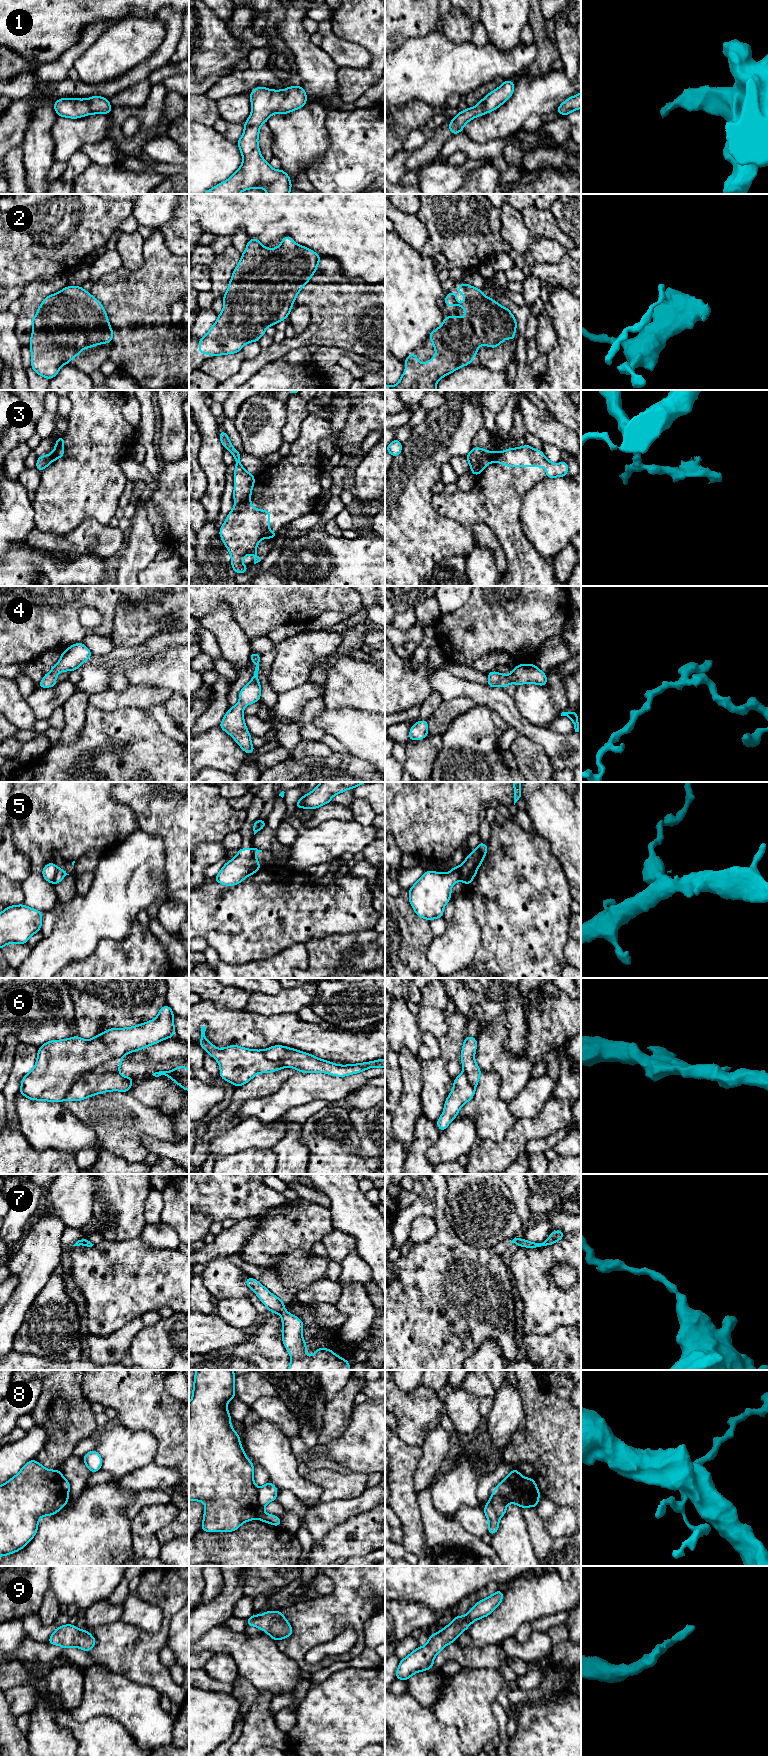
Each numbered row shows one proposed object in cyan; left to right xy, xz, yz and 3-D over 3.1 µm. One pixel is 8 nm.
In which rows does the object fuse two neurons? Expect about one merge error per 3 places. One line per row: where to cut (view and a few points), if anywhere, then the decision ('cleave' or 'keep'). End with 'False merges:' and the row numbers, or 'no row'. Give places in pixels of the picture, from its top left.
1: cut none; keep
2: cut none; keep
3: cut xz (250, 493), (244, 500), (236, 504); cleave
4: cut none; keep
5: cut xz (252, 848), (252, 856), (259, 867); cleave
6: cut xy (121, 1057), (109, 1059), (83, 1074), (73, 1084), (63, 1099); cleave
7: cut none; keep
8: cut yz (503, 1481), (508, 1481), (521, 1489), (536, 1487); cleave
9: cut none; keep
False merges: 3, 5, 6, 8

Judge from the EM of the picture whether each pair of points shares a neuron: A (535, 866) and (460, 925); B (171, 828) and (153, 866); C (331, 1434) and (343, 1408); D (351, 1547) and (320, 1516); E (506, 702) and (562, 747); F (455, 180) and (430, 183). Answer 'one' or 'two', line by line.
A: two
B: two
C: one
D: two
E: one
F: one

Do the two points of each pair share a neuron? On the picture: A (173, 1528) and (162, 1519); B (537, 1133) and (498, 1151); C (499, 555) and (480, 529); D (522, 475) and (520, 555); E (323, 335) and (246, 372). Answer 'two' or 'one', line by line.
A: two
B: one
C: one
D: one
E: one

